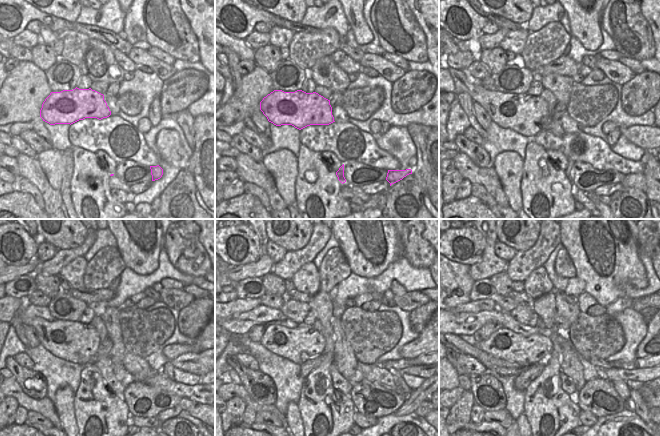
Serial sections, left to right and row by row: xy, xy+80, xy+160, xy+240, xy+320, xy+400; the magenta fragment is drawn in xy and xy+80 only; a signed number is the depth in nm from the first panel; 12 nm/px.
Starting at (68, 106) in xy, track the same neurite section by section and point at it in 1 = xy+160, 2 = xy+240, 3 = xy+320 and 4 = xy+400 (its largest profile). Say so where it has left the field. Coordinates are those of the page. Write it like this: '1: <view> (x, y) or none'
1: xy+160 (527, 115)
2: xy+240 (73, 341)
3: xy+320 (302, 343)
4: xy+400 (505, 344)

